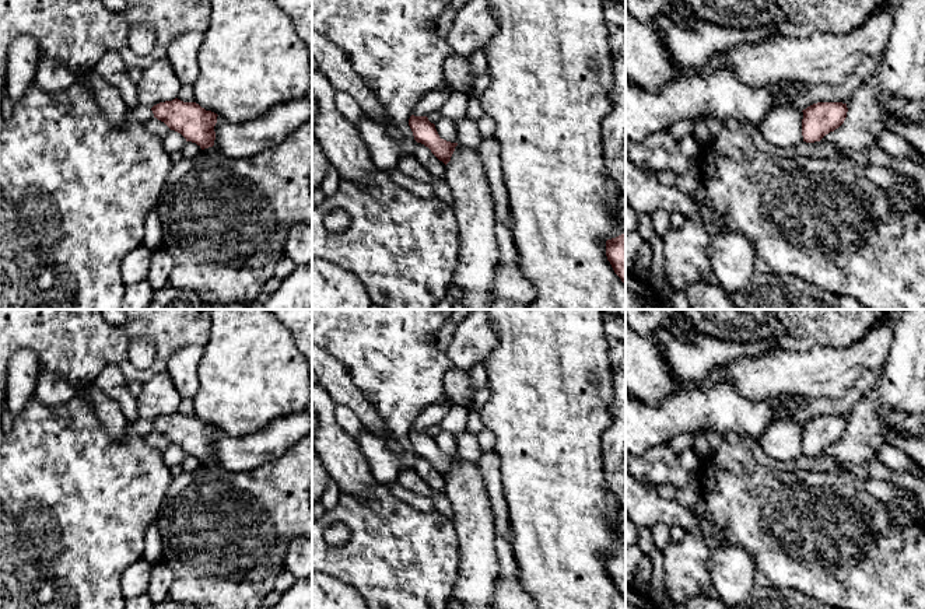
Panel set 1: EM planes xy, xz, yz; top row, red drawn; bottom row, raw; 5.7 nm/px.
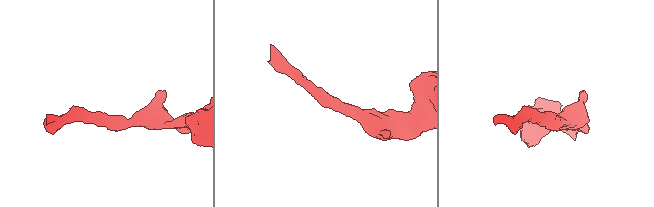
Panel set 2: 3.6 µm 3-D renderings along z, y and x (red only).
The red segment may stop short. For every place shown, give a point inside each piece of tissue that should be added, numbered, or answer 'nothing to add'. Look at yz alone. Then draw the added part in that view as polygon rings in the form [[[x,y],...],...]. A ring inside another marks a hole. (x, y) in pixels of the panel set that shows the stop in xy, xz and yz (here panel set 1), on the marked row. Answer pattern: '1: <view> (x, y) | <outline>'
nothing to add

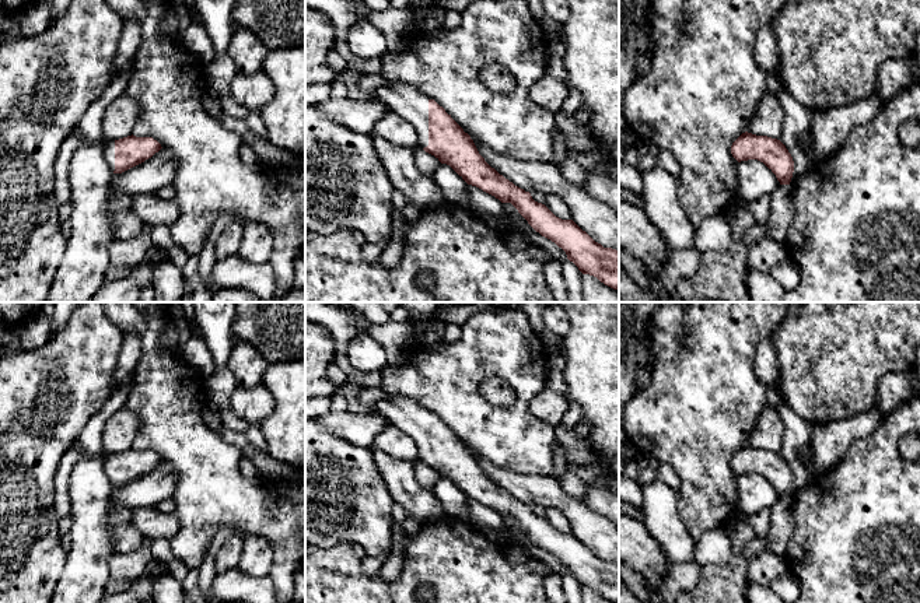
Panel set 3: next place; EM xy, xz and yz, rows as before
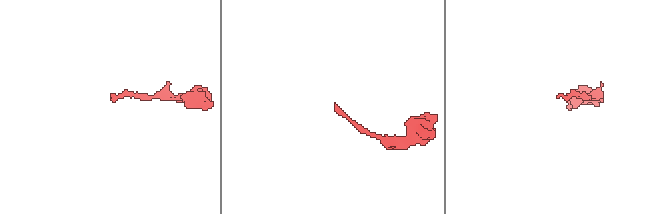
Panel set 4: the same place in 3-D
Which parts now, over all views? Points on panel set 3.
1: xz (408, 102) | [[[389,83],[377,90],[377,98],[416,129],[421,148],[428,146],[428,97],[410,85]]]

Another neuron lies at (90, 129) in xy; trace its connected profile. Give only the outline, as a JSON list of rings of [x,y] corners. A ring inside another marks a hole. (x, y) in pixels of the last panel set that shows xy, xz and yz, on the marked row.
[[[127,71],[116,73],[106,90],[88,106],[76,132],[62,143],[55,162],[55,199],[59,206],[71,200],[69,168],[74,151],[83,141],[105,143],[102,136],[104,112],[111,102],[125,94],[126,84]]]

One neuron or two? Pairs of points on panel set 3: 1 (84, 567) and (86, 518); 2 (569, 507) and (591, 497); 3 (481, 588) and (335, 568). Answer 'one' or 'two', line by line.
1: one
2: two
3: one

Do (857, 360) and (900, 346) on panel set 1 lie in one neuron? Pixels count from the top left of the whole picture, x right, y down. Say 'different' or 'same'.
different

